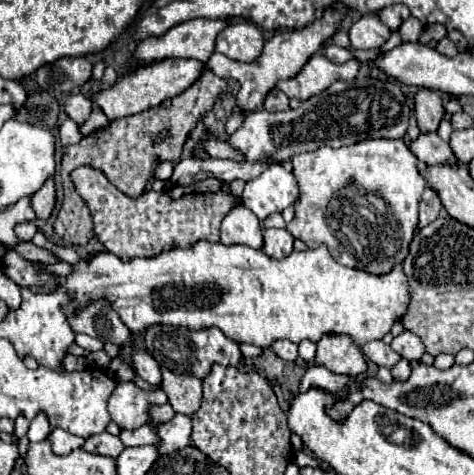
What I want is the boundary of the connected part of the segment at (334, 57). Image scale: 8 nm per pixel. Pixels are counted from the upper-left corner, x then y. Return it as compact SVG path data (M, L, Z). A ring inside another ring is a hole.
M335 44L327 46L327 48L323 50L323 54L325 54L325 58L329 58L331 62L337 62L337 64L343 64L343 62L347 62L347 60L353 58L353 56L351 56L351 50L339 48L339 46L335 46Z

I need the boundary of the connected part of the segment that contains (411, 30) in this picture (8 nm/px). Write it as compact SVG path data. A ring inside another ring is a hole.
M410 16L399 26L397 32L401 34L401 40L403 42L413 42L415 44L419 40L421 32L423 32L423 24L417 22L417 18Z

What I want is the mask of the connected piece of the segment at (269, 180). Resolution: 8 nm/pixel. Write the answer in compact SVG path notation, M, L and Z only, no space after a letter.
M269 164L255 180L245 184L241 204L249 208L259 220L269 214L283 212L299 200L299 184L295 176L281 164Z

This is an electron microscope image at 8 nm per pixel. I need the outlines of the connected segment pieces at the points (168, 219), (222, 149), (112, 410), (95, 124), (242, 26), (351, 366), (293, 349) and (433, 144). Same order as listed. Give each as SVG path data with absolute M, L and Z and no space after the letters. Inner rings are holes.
M81 166L71 174L77 192L89 204L97 240L123 262L133 258L153 258L173 248L189 248L199 240L219 242L219 226L225 214L237 206L237 198L229 194L229 184L215 178L195 182L191 186L175 186L165 192L147 190L141 198L125 198L107 178L93 168Z
M207 140L205 148L203 148L211 158L229 158L229 160L237 160L241 162L241 154L237 154L237 150L233 150L229 146L229 142L225 140Z
M118 382L113 396L108 400L107 410L111 420L121 430L131 430L149 424L149 416L145 412L147 404L163 404L163 402L167 402L163 390L145 392L137 388L133 382Z
M93 110L89 122L85 122L85 126L81 126L79 130L81 130L83 136L87 136L87 134L99 130L99 128L105 128L105 126L109 126L109 118L101 110Z
M237 22L227 26L215 42L215 50L237 60L255 62L265 46L265 36L261 28L253 22Z
M327 334L317 342L315 364L325 366L329 372L359 376L367 370L367 360L347 334Z
M277 340L277 342L273 342L273 346L271 346L271 350L279 356L279 358L283 358L283 360L295 360L297 358L297 344L293 344L293 342L289 342L289 340Z
M435 132L419 134L419 138L409 140L407 146L425 164L455 162L455 154L451 152L451 146L447 142L443 142Z

